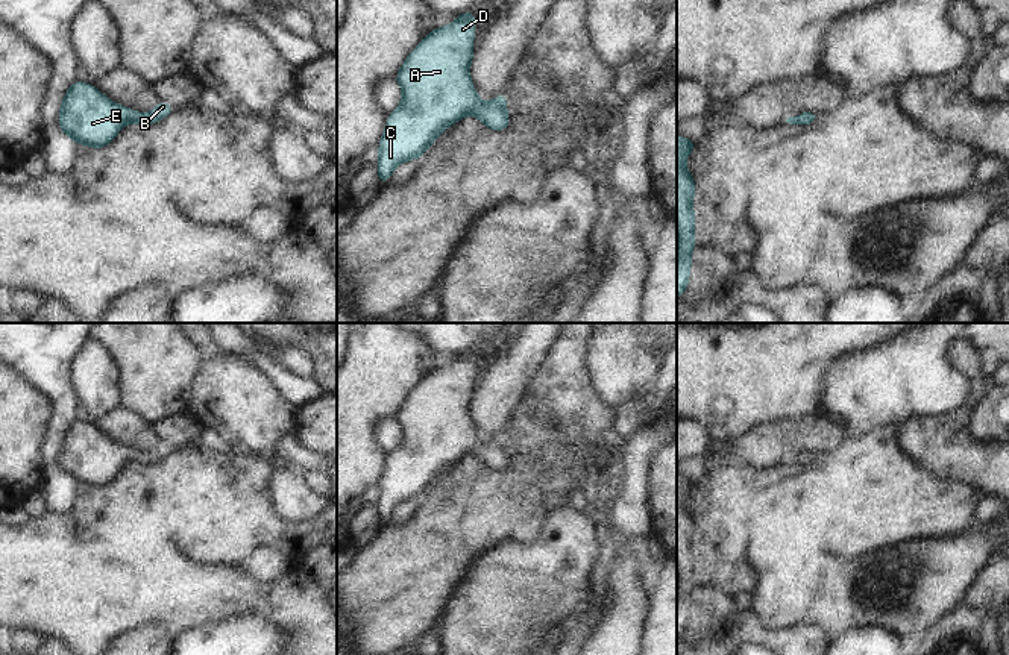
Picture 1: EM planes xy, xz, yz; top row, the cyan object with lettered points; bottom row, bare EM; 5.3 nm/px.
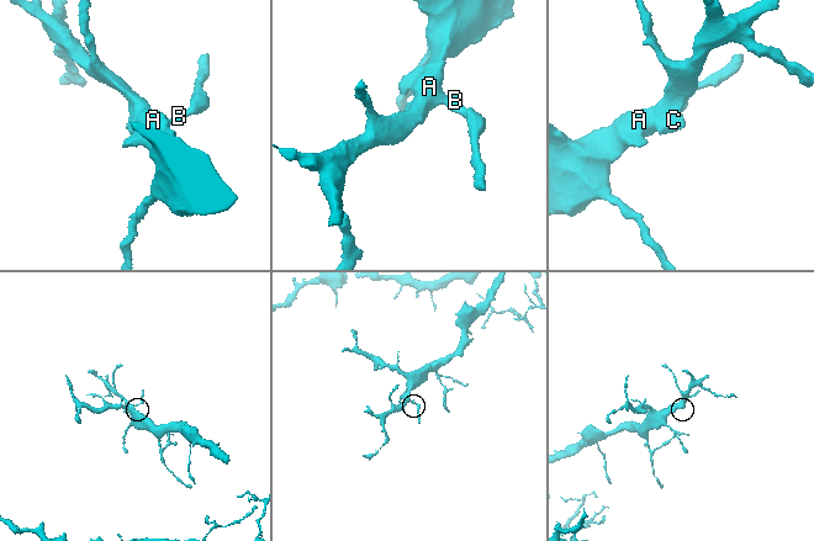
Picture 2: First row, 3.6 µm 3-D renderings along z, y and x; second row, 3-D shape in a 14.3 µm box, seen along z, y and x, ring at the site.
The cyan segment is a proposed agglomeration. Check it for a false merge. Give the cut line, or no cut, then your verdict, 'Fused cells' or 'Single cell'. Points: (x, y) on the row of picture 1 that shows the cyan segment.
No split. Single cell.

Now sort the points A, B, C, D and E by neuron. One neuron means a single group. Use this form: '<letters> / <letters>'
A B C D E

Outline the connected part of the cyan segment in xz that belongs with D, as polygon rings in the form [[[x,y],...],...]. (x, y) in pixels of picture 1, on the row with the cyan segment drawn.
[[[475,11],[458,14],[455,21],[435,27],[405,58],[394,80],[402,88],[402,103],[388,114],[384,136],[378,144],[378,180],[385,185],[393,170],[410,159],[420,159],[434,144],[435,138],[449,126],[473,114],[490,130],[510,127],[507,114],[507,94],[498,94],[484,105],[472,85],[469,68],[473,56]]]

